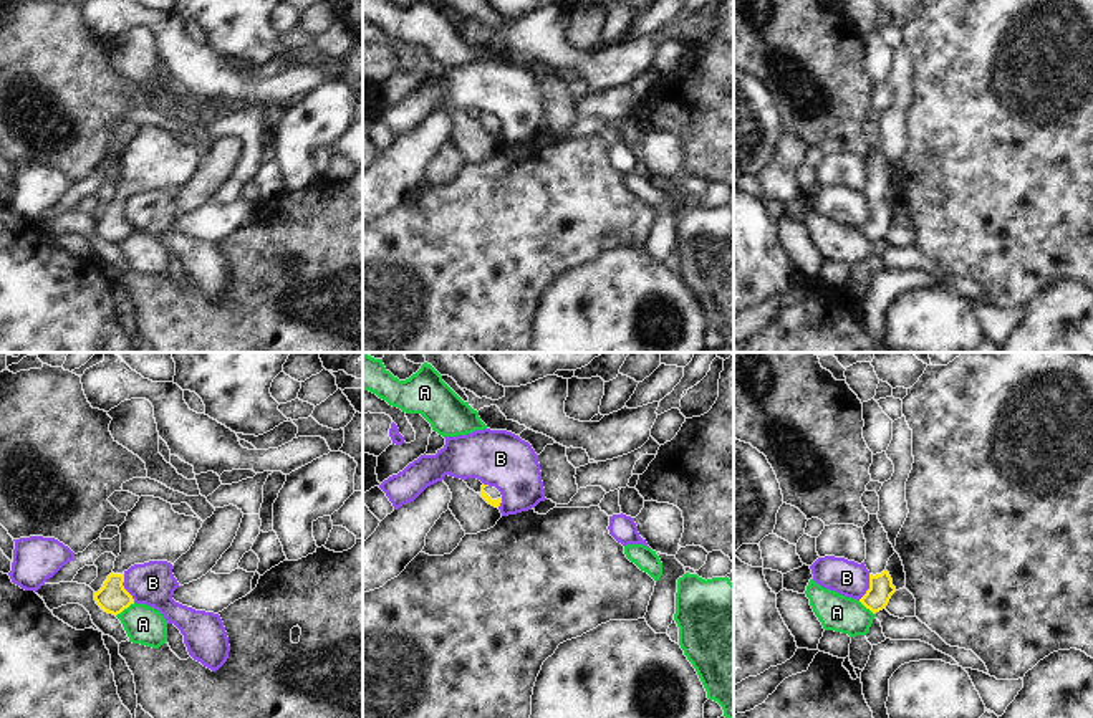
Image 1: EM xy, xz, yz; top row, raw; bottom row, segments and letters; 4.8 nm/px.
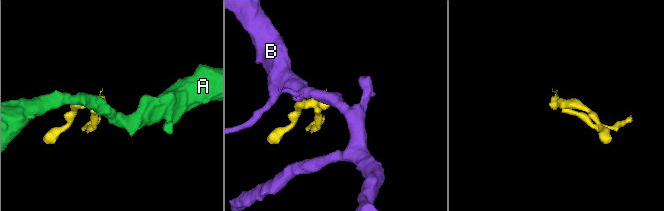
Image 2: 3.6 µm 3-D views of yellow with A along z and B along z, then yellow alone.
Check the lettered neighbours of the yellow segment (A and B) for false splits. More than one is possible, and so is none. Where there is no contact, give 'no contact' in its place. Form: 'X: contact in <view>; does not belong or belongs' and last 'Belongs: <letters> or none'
A: contact in xy; does not belong
B: contact in xy; does not belong
Belongs: none

